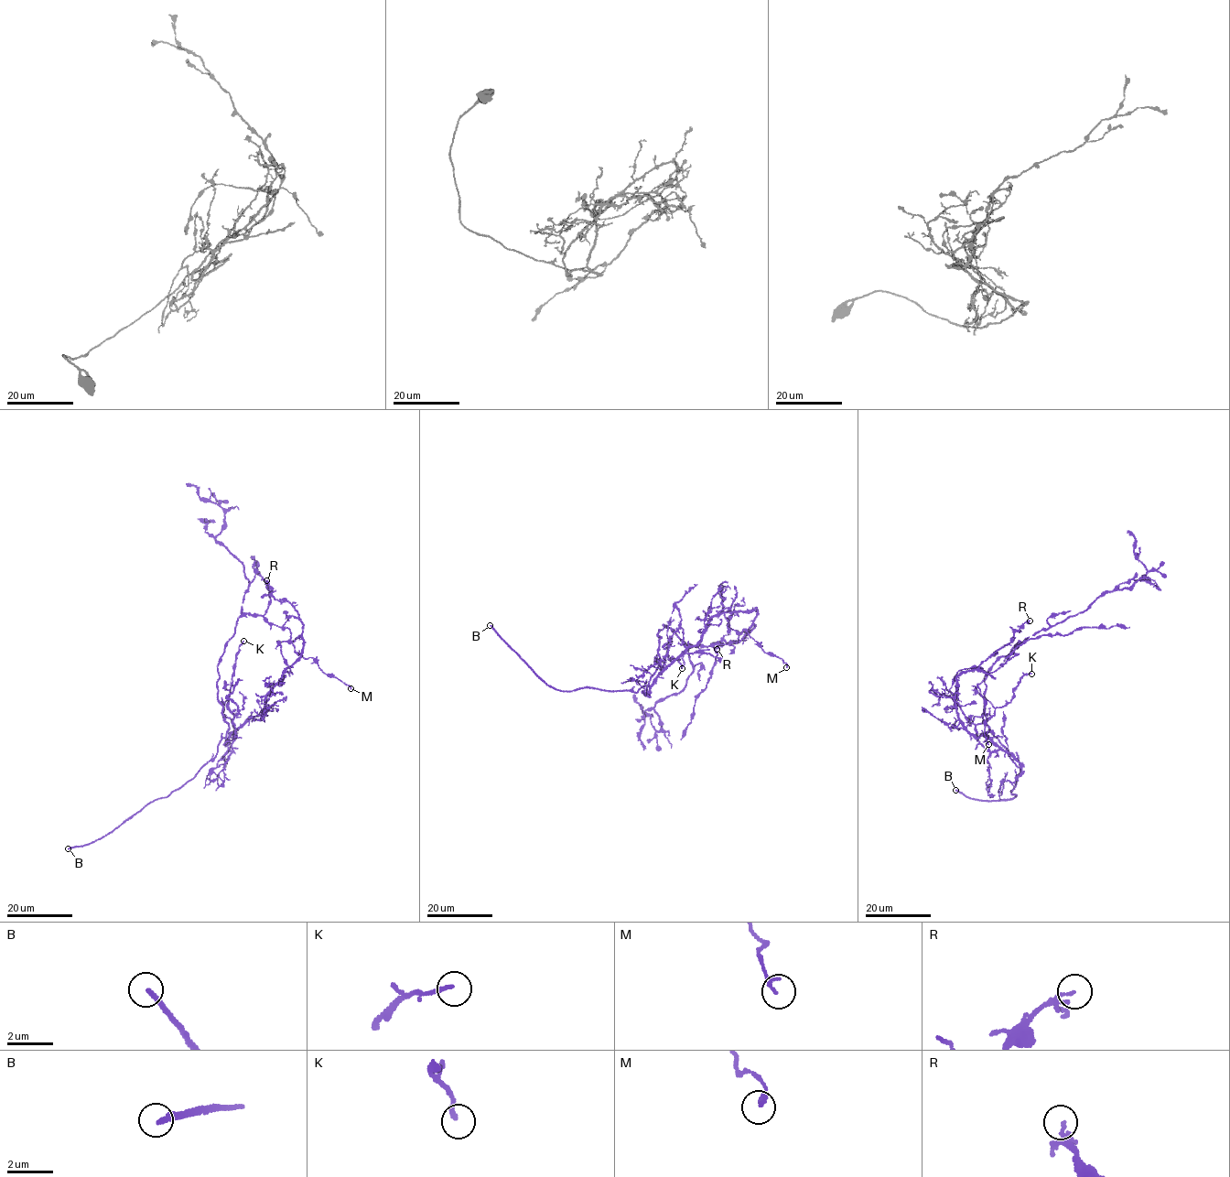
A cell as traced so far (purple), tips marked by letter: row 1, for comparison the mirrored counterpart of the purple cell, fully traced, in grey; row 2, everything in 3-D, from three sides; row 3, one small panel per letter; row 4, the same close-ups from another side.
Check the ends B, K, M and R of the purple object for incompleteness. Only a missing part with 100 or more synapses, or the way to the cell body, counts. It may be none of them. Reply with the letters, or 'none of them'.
B

